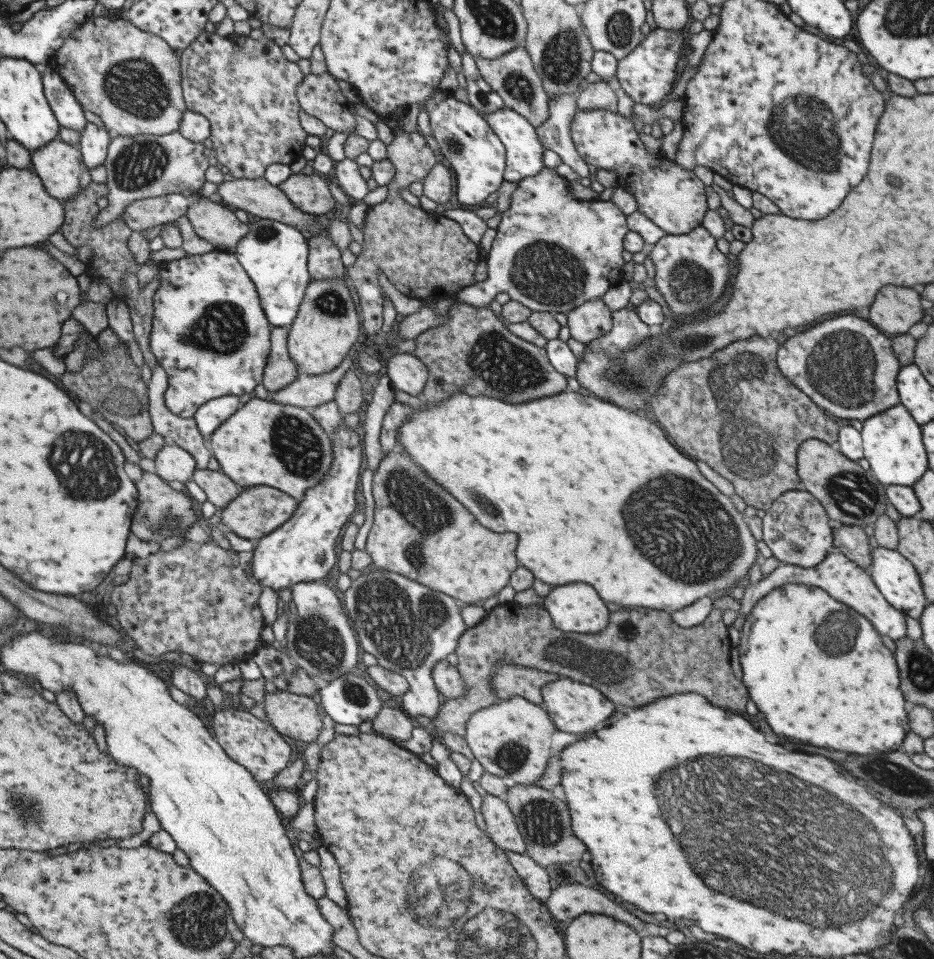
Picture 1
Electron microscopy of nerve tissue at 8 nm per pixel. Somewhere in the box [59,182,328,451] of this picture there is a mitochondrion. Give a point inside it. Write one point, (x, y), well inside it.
(221, 329)

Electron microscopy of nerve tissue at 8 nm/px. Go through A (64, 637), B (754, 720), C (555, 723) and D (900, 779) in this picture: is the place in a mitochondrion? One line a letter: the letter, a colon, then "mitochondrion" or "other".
A: other
B: other
C: other
D: mitochondrion

